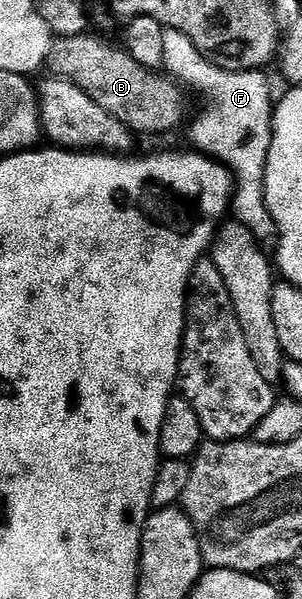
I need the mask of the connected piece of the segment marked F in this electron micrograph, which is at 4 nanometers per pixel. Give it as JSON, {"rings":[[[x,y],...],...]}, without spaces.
{"rings":[[[163,29],[164,54],[162,65],[165,73],[173,78],[175,82],[191,91],[199,90],[207,98],[206,107],[198,114],[194,123],[191,121],[190,142],[195,151],[214,159],[215,162],[226,167],[230,171],[236,185],[232,199],[233,217],[244,228],[248,228],[258,238],[263,248],[274,248],[278,244],[278,229],[270,210],[266,207],[266,165],[268,164],[268,152],[274,135],[274,108],[276,98],[270,95],[270,82],[265,78],[262,70],[225,70],[216,64],[212,64],[184,36],[184,32]]]}

